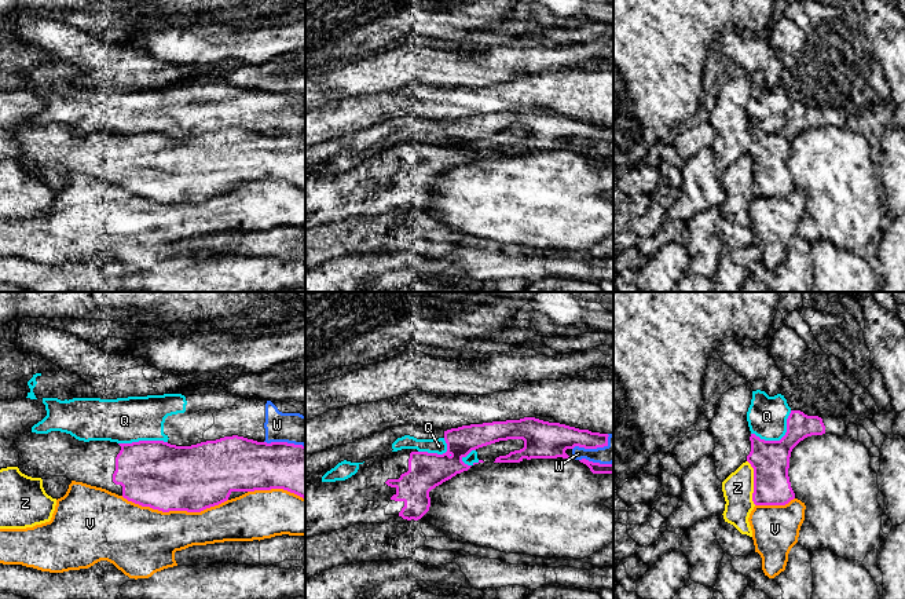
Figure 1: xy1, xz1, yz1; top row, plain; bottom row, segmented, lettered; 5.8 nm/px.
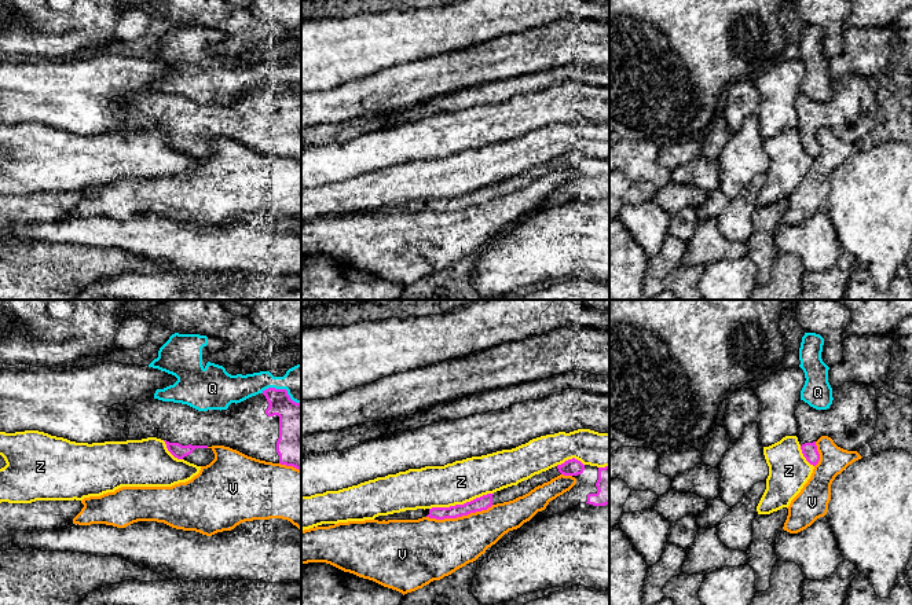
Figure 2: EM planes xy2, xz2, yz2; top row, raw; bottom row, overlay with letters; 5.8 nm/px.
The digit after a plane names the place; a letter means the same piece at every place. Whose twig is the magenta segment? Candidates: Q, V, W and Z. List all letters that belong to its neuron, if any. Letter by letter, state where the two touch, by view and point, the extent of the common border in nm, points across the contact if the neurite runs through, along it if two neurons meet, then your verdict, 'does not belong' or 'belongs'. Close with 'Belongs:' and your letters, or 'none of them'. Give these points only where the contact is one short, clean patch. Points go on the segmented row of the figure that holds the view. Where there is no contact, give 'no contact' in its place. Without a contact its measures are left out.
Q: yz1 (780, 439) | 280 nm | does not belong
V: xy1 (175, 510) | 600 nm | does not belong
W: xz1 (593, 448) | 240 nm | does not belong
Z: xz2 (461, 505) | 380 nm | does not belong
Belongs: none of them

